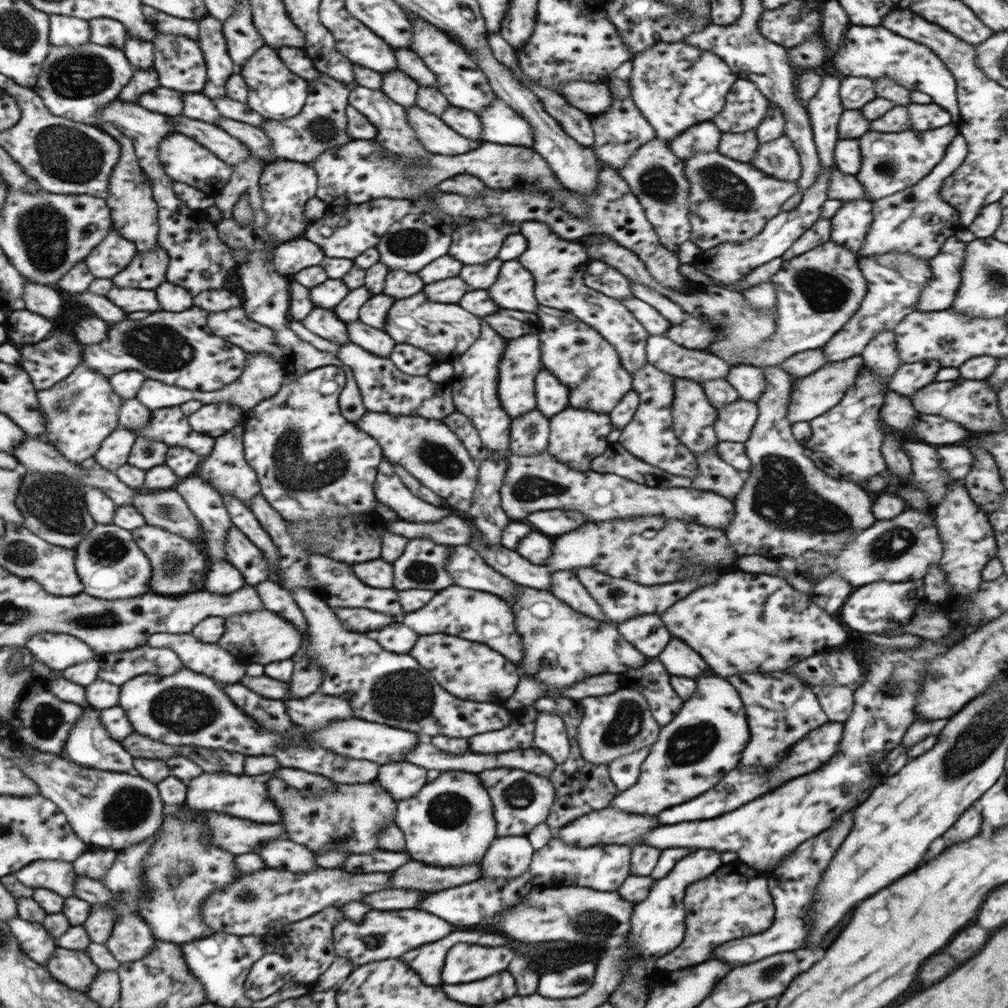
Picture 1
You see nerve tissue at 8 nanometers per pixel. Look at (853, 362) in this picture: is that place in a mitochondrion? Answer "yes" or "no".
no

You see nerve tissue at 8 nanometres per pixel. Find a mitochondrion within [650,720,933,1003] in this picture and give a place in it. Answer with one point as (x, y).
(767, 975)

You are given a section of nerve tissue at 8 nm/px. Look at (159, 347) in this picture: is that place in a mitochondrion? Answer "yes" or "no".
yes

